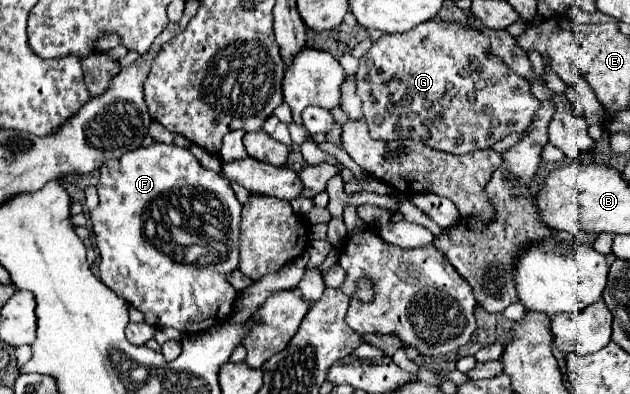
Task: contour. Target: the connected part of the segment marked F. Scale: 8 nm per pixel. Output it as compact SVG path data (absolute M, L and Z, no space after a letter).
M152 144L148 148L136 148L128 154L124 154L122 158L112 158L108 162L102 164L100 168L100 180L98 180L98 206L90 210L90 220L92 220L92 230L96 232L96 246L100 250L100 280L118 296L122 296L128 304L132 304L134 308L138 308L144 316L146 322L154 328L176 328L180 332L204 332L212 326L218 326L220 322L226 322L228 316L232 314L232 306L234 306L234 298L236 298L236 290L226 282L226 276L238 268L238 236L240 236L240 212L242 212L242 204L236 200L232 186L228 184L228 180L224 180L224 176L220 176L214 170L204 168L188 148L180 148L180 146L170 146L170 144Z

